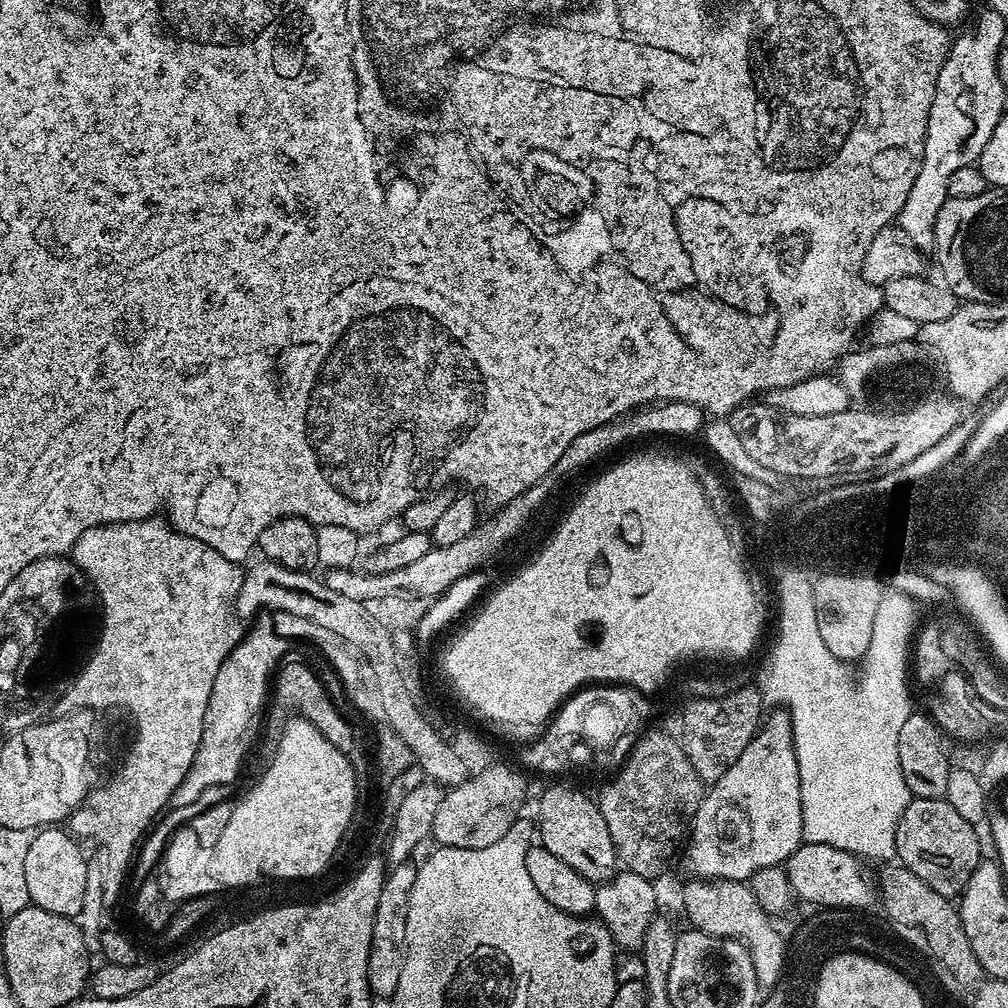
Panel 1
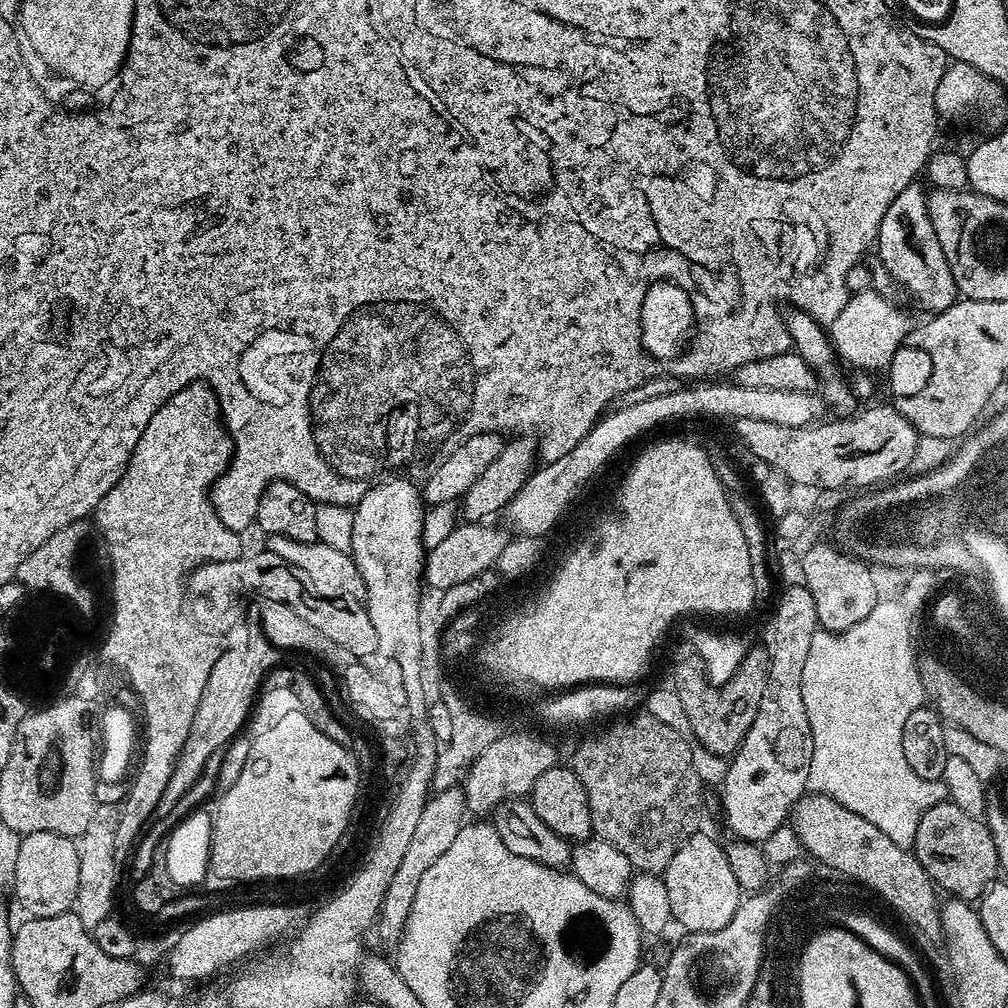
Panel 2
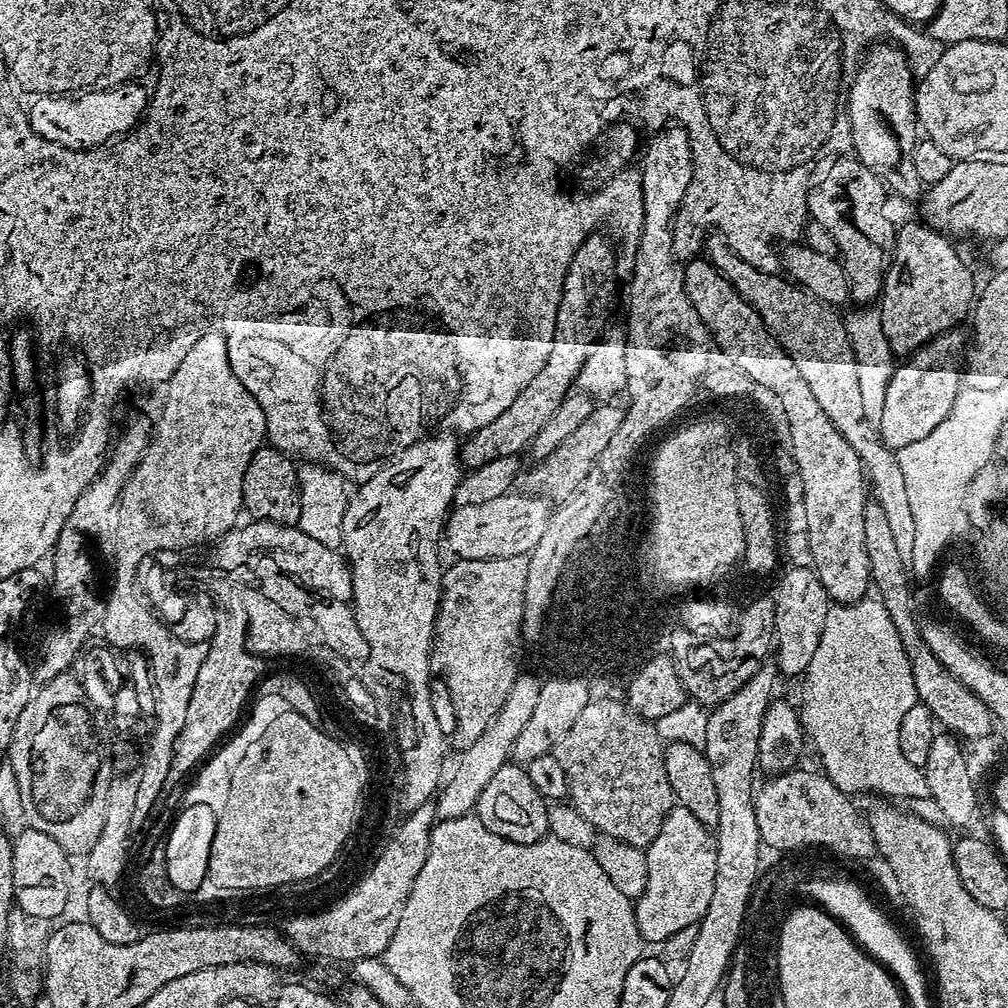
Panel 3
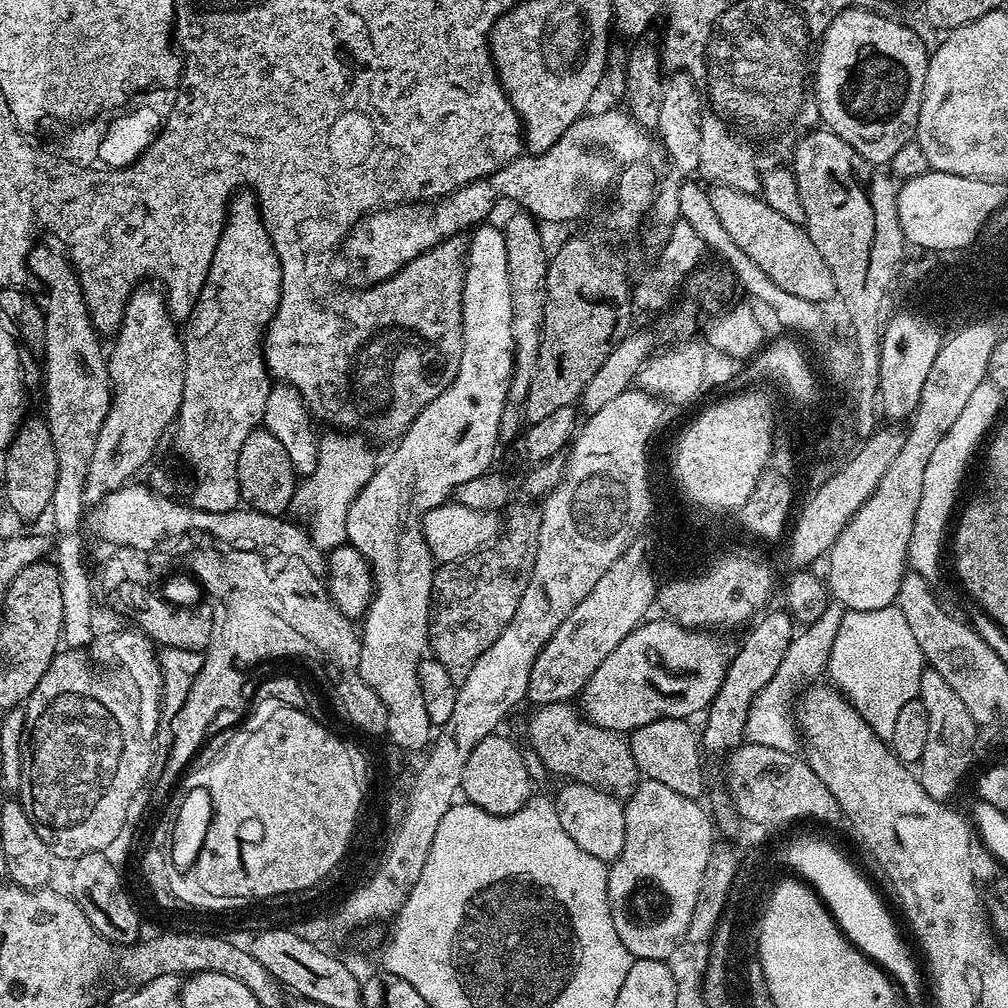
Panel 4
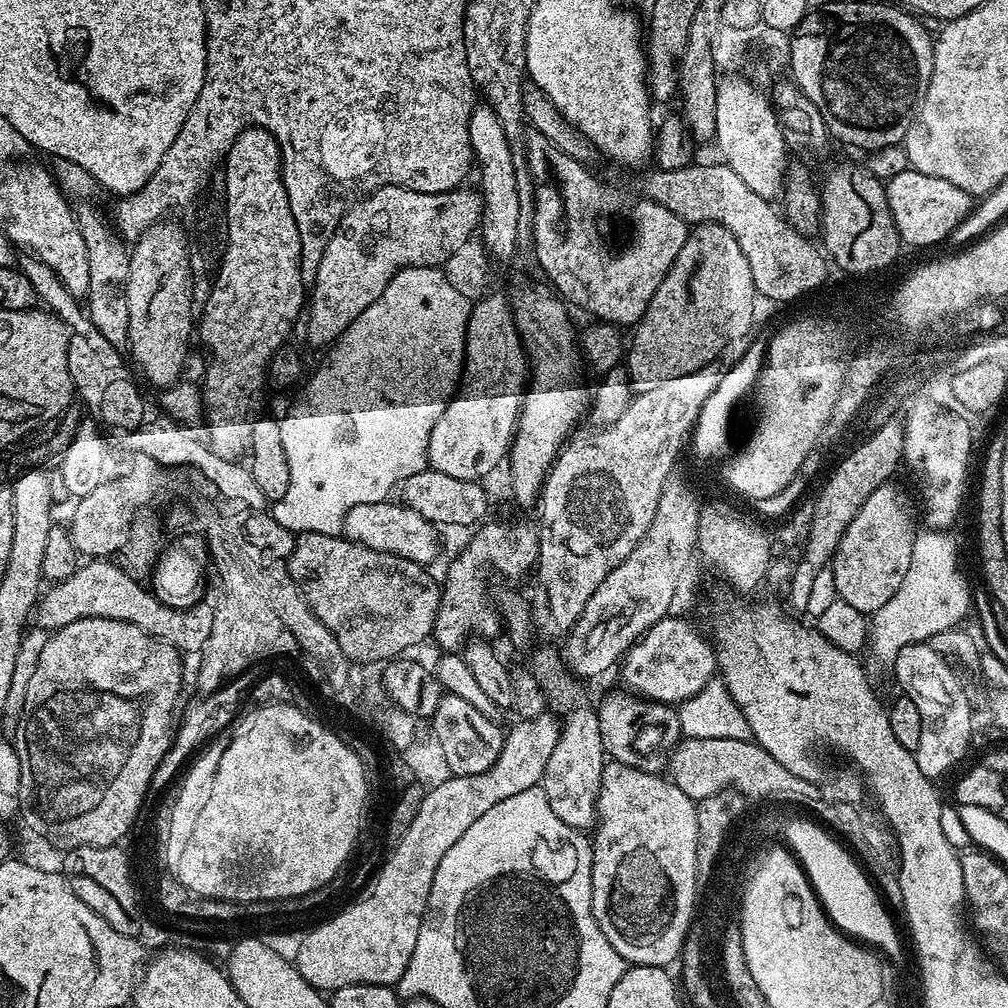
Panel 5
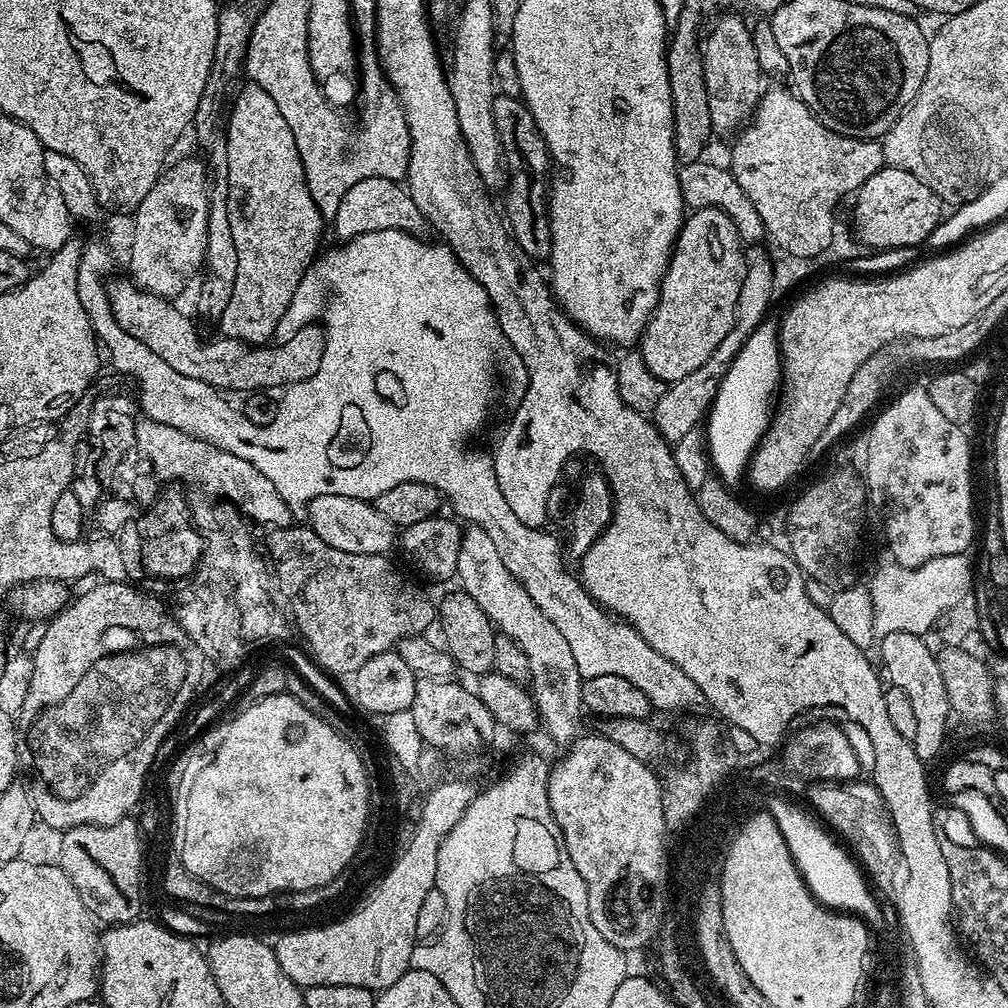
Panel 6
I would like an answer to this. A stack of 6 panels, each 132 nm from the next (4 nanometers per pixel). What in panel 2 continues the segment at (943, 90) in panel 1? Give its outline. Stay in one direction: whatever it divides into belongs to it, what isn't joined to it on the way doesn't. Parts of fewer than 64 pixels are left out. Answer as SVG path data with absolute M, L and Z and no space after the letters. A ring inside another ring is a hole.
M913 182L890 202L890 210L882 218L880 235L878 237L878 253L886 271L892 276L897 285L902 286L912 295L912 300L920 308L925 308L926 313L935 314L945 311L958 300L954 274L950 274L950 262L946 262L946 254L942 254L942 246L938 243L938 234L934 234L934 222L930 222L928 213L928 192L925 185Z

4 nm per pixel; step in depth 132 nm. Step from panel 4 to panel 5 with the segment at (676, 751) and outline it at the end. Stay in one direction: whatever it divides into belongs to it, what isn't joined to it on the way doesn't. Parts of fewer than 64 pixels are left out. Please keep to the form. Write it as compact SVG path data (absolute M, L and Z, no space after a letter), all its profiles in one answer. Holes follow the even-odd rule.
M631 690L616 692L613 696L605 698L596 708L598 718L598 730L602 730L602 746L605 753L615 763L625 764L634 770L643 772L663 773L668 766L668 758L672 755L672 749L680 743L682 733L680 731L680 713L671 703L645 699Z

